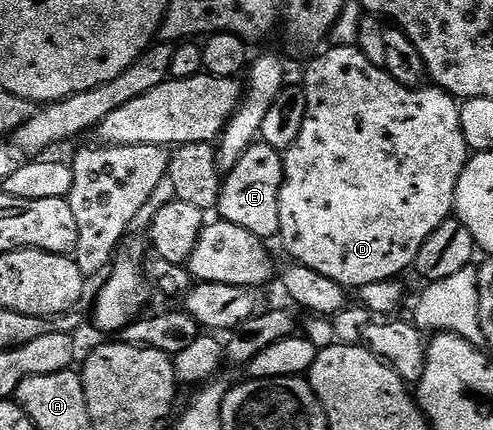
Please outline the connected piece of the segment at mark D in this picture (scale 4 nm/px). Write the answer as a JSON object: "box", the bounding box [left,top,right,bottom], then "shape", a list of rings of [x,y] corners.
{"box":[279,46,471,289],"shape":[[[330,46],[330,51],[322,50],[318,59],[309,63],[305,71],[305,96],[307,97],[307,117],[303,121],[303,129],[299,129],[299,137],[295,137],[295,145],[284,152],[285,180],[279,193],[279,243],[285,246],[294,264],[315,269],[315,273],[323,273],[323,277],[331,277],[340,287],[360,289],[375,281],[387,281],[404,276],[404,271],[414,266],[419,257],[419,249],[423,249],[423,241],[443,225],[445,219],[454,214],[455,189],[459,185],[459,177],[465,164],[471,158],[469,146],[465,143],[461,128],[461,109],[458,100],[447,91],[436,85],[428,85],[422,91],[412,91],[404,87],[386,68],[377,67],[361,52],[360,47]]]}

